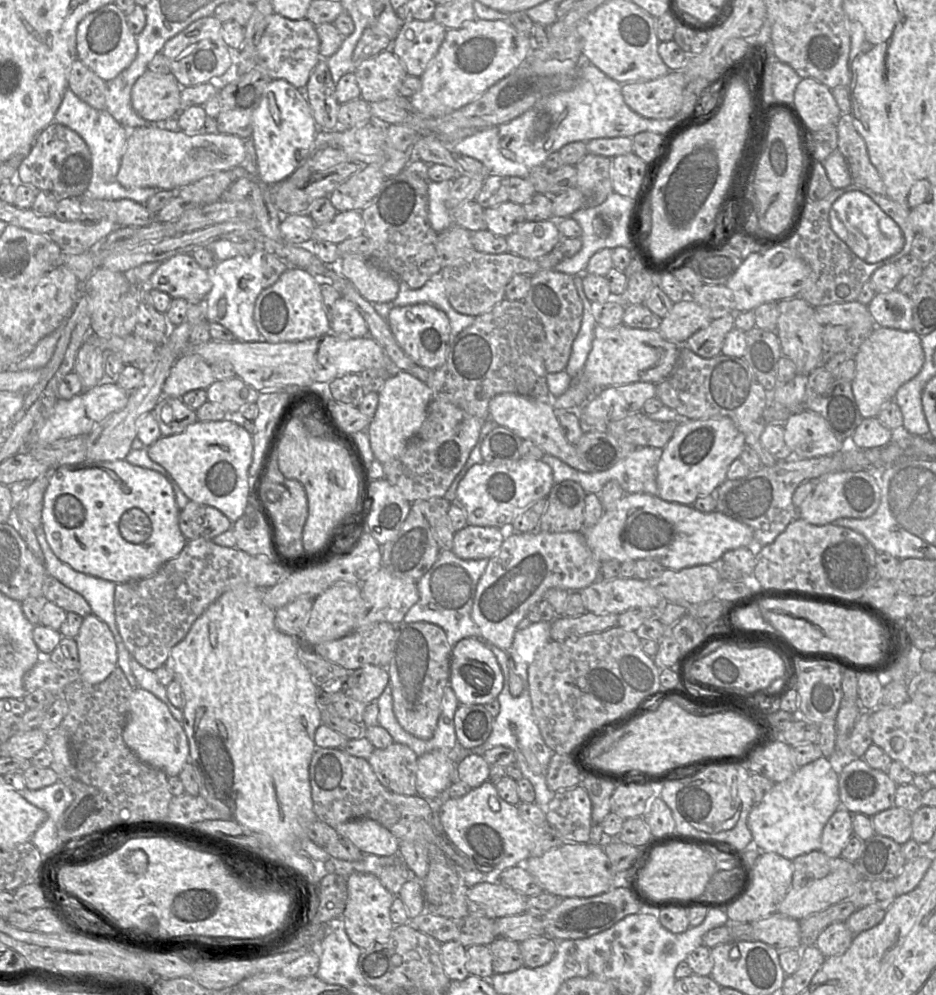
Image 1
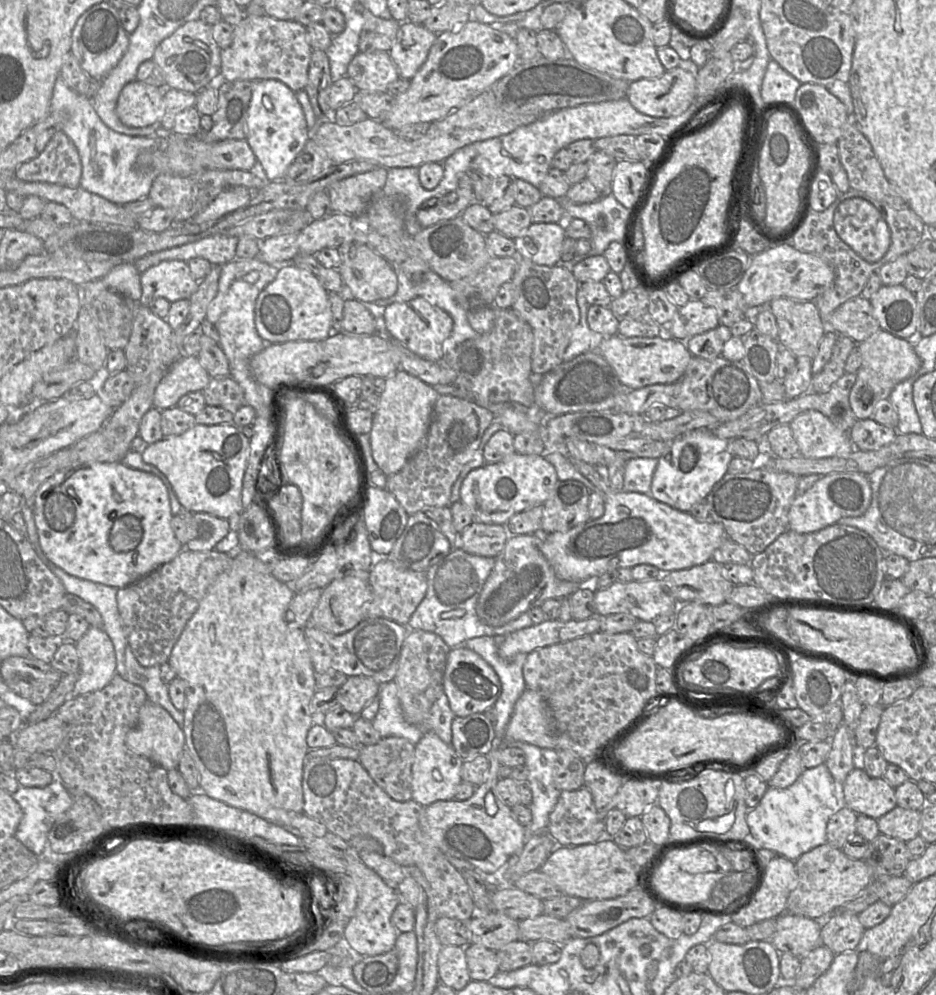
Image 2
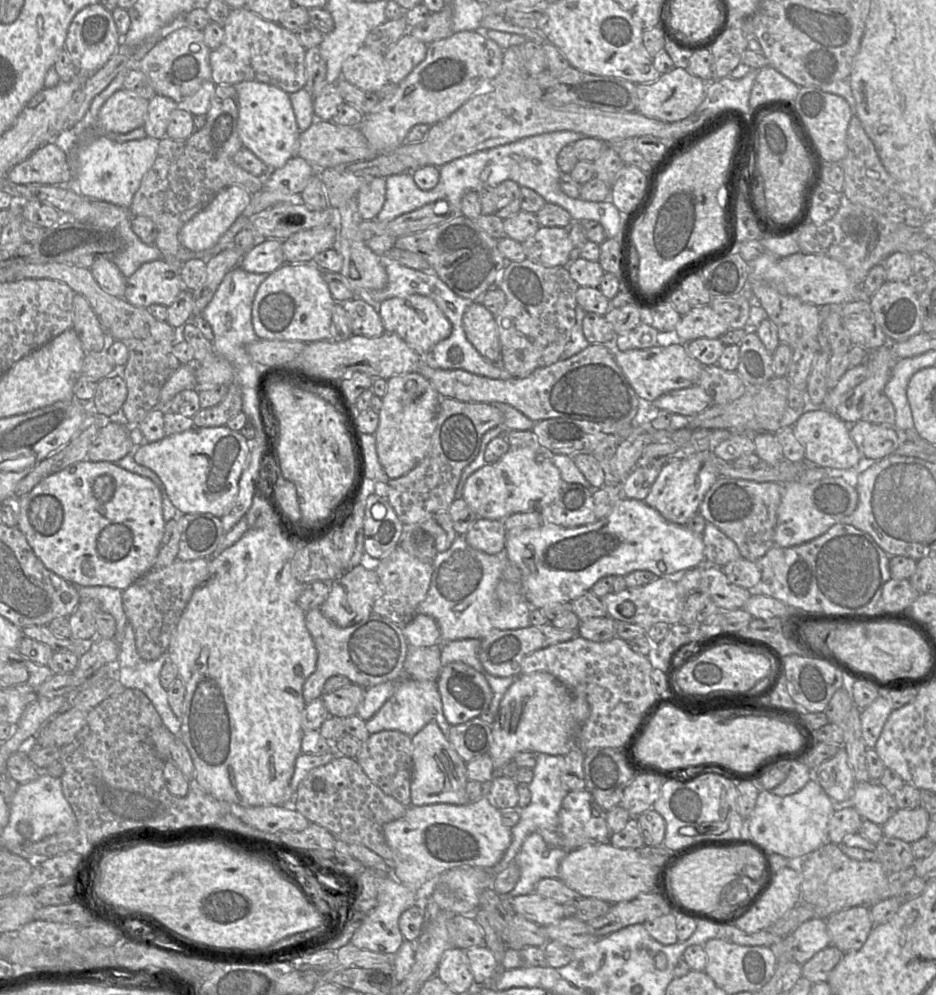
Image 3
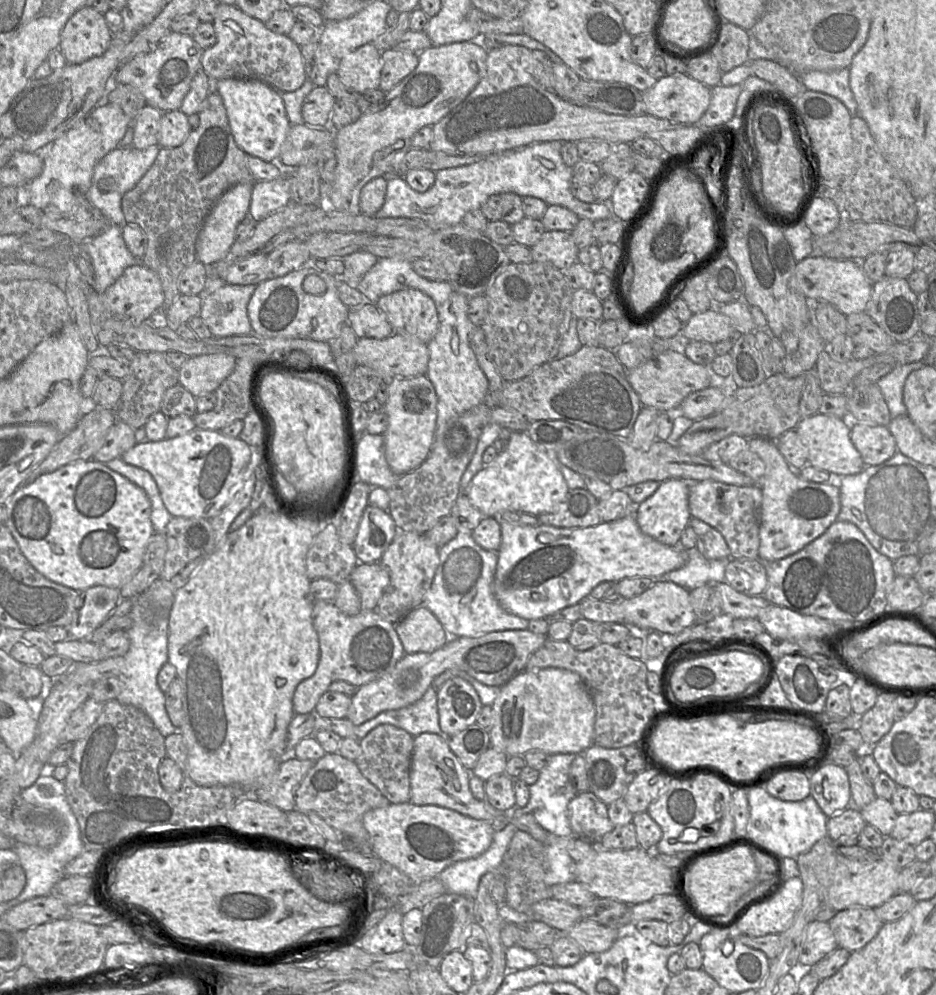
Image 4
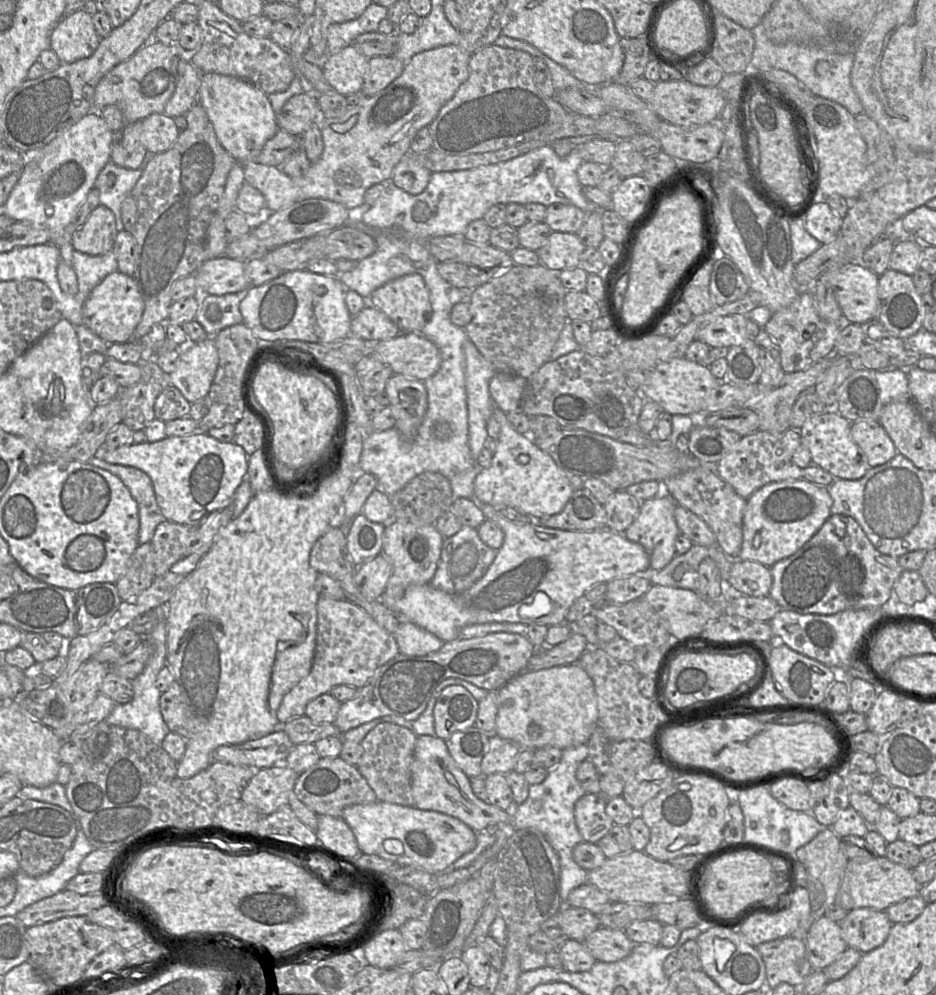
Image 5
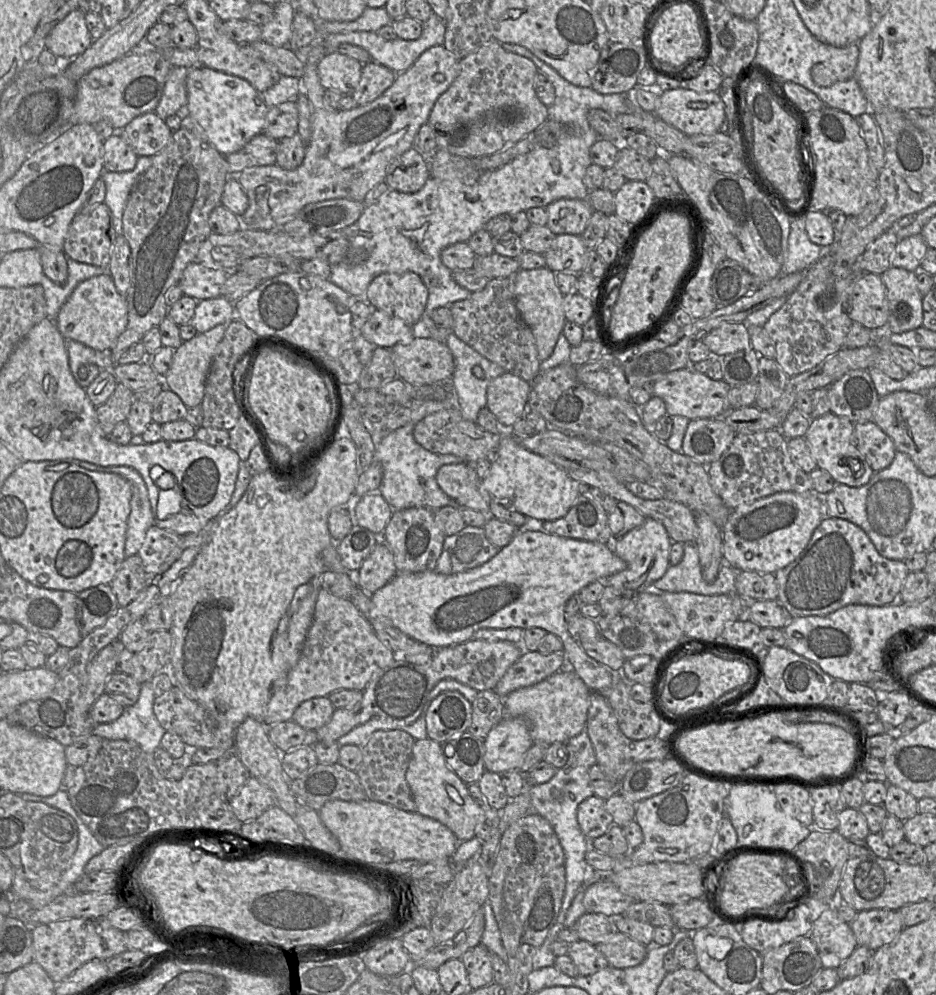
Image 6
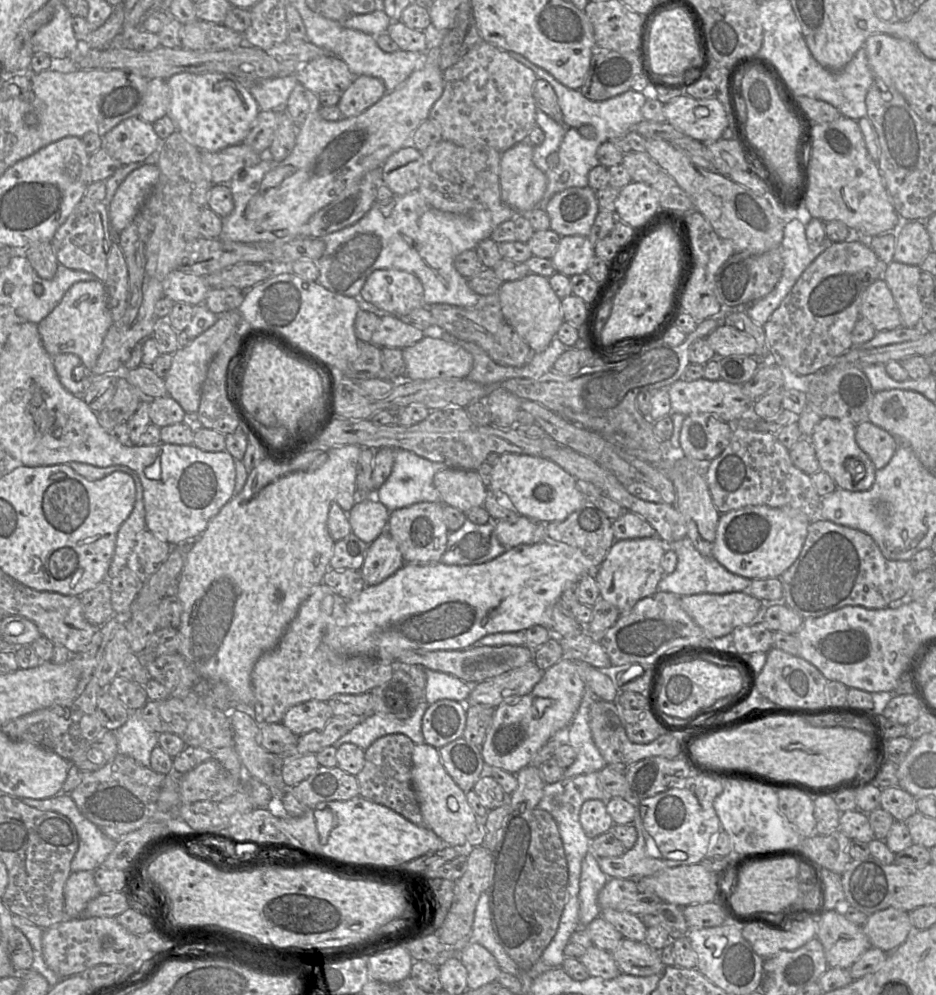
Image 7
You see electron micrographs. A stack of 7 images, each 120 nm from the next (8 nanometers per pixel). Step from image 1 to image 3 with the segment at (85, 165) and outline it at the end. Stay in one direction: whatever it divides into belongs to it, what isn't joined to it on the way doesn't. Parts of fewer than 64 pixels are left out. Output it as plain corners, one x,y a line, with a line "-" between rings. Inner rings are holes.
48,142
13,166
6,177
15,184
71,185
73,172
64,144

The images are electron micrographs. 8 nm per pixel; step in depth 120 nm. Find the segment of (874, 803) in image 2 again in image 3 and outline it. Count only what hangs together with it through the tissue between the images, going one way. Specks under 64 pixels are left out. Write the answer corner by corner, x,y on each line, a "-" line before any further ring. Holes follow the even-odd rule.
878,781
856,783
850,804
863,819
884,825
898,810
893,794

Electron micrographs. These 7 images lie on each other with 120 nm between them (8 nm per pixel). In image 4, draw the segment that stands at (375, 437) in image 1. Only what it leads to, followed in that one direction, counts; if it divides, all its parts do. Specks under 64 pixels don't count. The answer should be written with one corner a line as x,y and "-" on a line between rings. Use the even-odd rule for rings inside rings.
426,375
393,378
388,383
388,400
384,412
388,426
384,432
385,458
392,470
402,476
419,467
427,458
435,438
437,394

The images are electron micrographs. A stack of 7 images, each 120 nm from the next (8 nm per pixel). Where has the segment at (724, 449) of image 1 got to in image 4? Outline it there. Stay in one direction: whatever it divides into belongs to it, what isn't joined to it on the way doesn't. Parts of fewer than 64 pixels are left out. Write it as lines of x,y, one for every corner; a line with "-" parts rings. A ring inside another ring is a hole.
687,480
663,481
650,497
637,505
635,518
641,531
662,544
679,546
681,534
692,517
688,505
689,490
690,482

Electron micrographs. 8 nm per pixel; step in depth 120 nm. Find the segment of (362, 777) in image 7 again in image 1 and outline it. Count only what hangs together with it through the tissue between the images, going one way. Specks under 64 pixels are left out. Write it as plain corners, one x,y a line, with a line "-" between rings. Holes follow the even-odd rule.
393,743
385,749
375,749
368,762
384,787
397,794
415,795
417,758
415,752
407,745

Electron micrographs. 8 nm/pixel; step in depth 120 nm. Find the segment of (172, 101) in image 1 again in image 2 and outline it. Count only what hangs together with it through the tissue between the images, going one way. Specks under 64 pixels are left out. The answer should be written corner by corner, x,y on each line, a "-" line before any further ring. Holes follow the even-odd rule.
134,80
121,90
115,112
127,127
159,124
164,115
163,89

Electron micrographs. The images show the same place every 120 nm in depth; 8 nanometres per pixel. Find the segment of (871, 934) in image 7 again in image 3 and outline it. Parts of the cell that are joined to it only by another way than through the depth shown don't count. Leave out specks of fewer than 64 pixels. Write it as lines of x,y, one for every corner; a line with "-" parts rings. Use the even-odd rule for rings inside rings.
855,906
831,915
826,926
831,945
845,954
864,945
874,923
868,906

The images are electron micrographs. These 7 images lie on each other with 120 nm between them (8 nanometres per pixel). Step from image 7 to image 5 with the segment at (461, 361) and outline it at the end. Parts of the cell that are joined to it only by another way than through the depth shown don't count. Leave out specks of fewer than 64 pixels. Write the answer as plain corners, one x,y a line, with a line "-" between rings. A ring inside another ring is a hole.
401,332
395,338
372,344
371,351
381,362
388,365
394,374
420,381
425,381
433,376
439,370
442,362
438,347
422,332

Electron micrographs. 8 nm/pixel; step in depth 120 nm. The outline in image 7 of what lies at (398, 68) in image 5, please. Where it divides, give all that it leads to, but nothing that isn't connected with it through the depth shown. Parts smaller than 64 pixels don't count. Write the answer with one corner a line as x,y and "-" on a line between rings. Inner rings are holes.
359,75
341,94
337,104
343,118
357,116
378,102
386,93
381,79

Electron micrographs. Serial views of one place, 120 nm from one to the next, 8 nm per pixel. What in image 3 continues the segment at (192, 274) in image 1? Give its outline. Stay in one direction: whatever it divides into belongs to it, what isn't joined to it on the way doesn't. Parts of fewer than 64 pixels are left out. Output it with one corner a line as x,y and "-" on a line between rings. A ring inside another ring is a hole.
158,259
142,264
126,279
123,298
137,307
148,308
152,304
168,307
183,289
180,266

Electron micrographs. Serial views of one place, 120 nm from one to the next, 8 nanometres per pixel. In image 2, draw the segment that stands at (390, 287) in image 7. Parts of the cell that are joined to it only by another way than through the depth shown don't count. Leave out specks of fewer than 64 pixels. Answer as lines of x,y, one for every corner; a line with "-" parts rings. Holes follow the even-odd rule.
417,297
407,302
395,302
386,306
381,328
385,335
416,355
430,361
441,361
444,356
442,344
450,336
453,325
453,319
447,312
432,305
423,297

